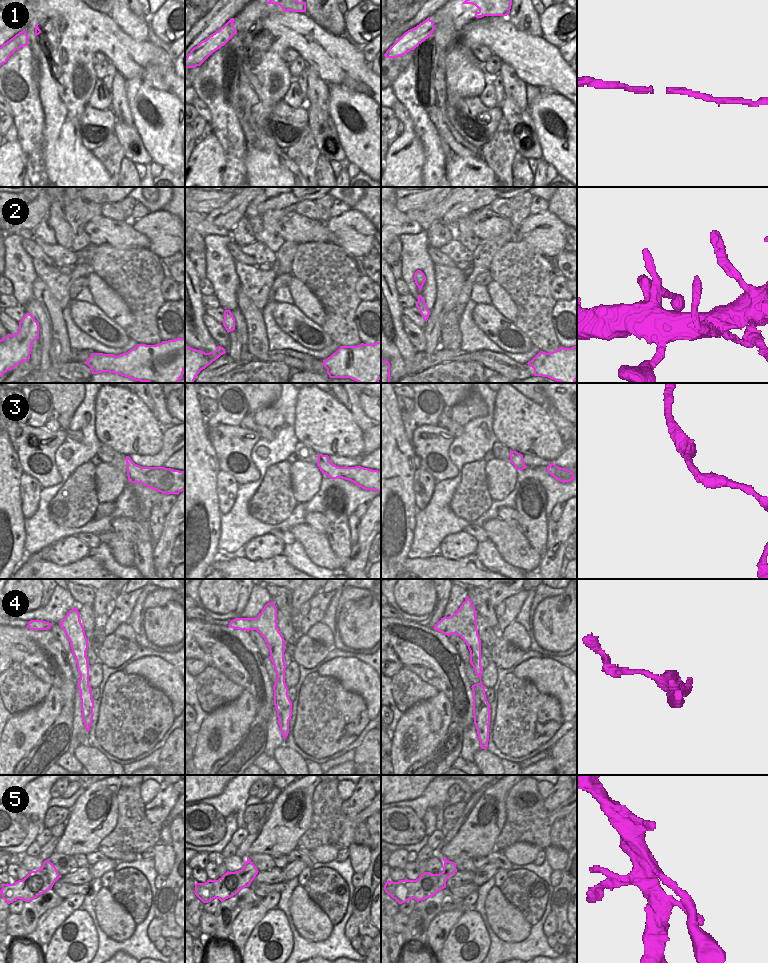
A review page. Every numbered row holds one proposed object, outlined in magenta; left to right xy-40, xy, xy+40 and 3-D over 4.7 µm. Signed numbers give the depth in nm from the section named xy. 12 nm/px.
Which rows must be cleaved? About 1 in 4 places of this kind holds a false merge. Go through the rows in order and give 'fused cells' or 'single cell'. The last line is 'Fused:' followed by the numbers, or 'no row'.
1: single cell
2: single cell
3: single cell
4: single cell
5: single cell
Fused: no row

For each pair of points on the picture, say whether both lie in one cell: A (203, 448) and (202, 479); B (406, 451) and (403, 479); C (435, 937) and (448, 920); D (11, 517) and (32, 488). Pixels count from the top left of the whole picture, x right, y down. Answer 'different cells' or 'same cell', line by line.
A: same cell
B: same cell
C: same cell
D: different cells

